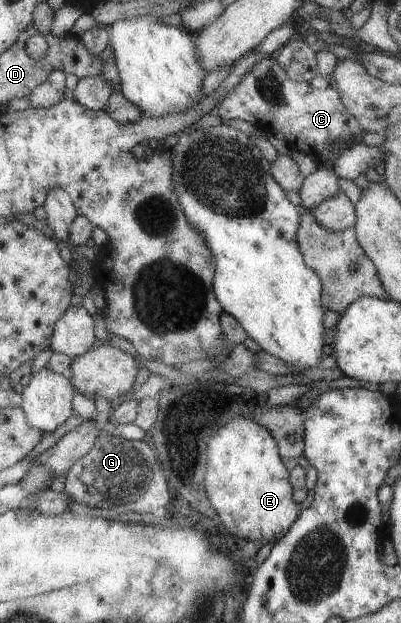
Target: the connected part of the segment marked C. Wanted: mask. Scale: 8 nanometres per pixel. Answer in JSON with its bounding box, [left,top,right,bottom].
[218,56,365,166]

